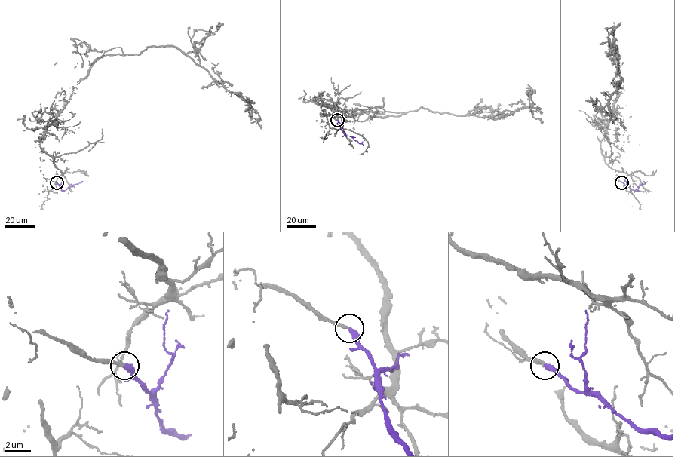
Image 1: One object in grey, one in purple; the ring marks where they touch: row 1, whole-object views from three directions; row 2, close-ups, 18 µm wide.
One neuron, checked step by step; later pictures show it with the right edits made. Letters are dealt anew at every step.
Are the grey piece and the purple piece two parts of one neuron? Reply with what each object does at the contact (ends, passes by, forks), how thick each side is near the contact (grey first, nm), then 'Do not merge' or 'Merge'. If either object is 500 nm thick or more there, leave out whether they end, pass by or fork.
At the ring grey ends. At the ring purple ends. Thickness 240 nm (grey) against 400 nm. Merge

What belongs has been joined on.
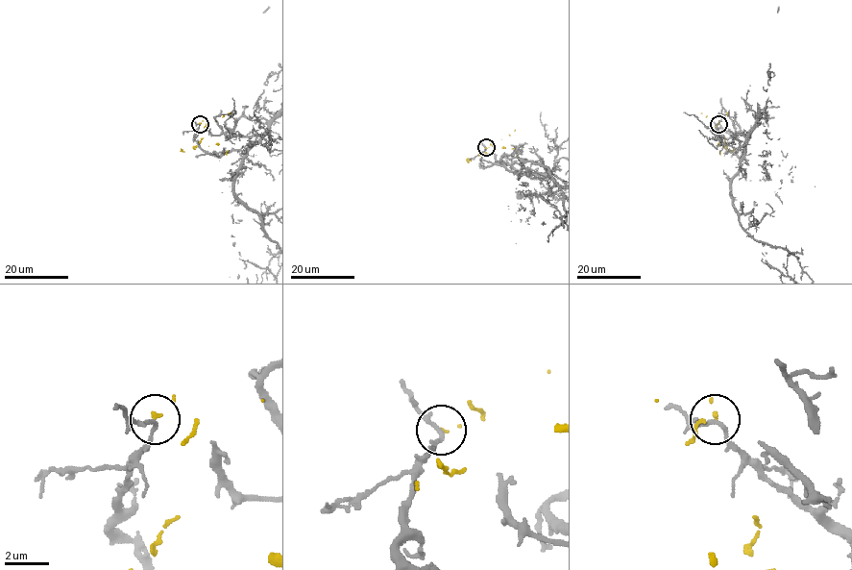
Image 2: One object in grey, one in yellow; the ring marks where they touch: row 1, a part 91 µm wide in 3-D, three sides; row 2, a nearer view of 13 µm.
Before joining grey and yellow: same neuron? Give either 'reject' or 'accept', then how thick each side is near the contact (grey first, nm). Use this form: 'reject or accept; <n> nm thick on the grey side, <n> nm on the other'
reject; 170 nm thick on the grey side, 130 nm on the other

